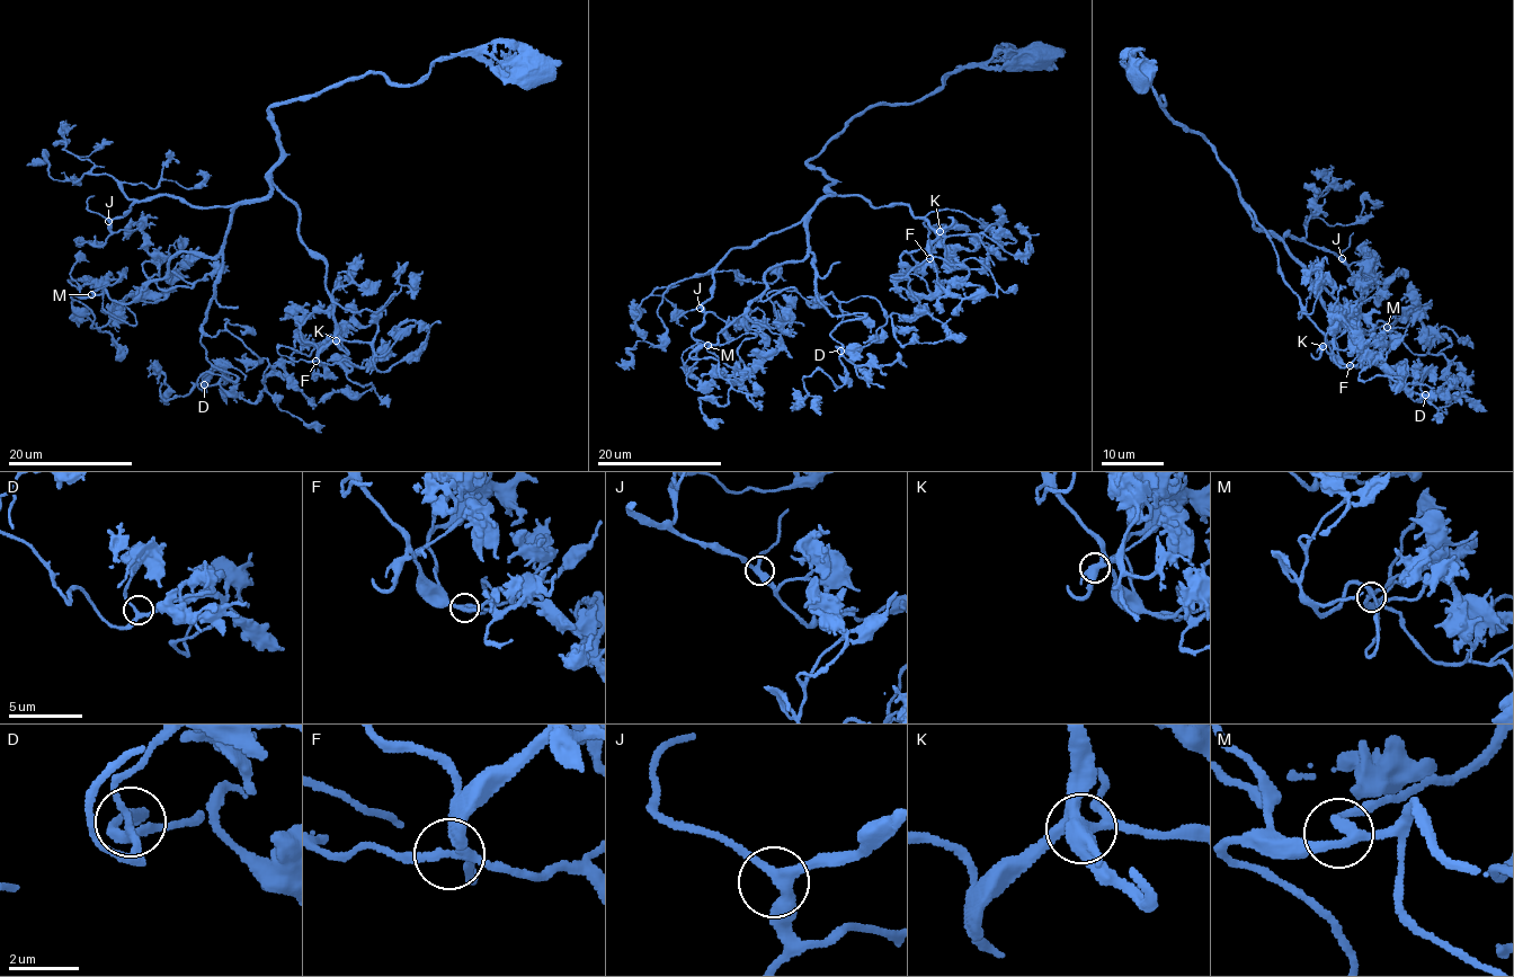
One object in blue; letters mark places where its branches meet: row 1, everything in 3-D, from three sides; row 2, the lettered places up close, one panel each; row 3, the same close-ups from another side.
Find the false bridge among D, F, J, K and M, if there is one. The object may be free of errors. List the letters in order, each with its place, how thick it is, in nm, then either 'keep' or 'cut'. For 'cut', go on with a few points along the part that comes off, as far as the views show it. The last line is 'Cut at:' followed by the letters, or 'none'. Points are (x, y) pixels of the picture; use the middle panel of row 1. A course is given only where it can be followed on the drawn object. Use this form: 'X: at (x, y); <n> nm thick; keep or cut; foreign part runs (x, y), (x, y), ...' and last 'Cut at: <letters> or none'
D: at (840, 351); 200 nm thick; keep
F: at (929, 258); 240 nm thick; keep
J: at (700, 308); 320 nm thick; keep
K: at (940, 231); 420 nm thick; keep
M: at (707, 345); 240 nm thick; keep
Cut at: none

